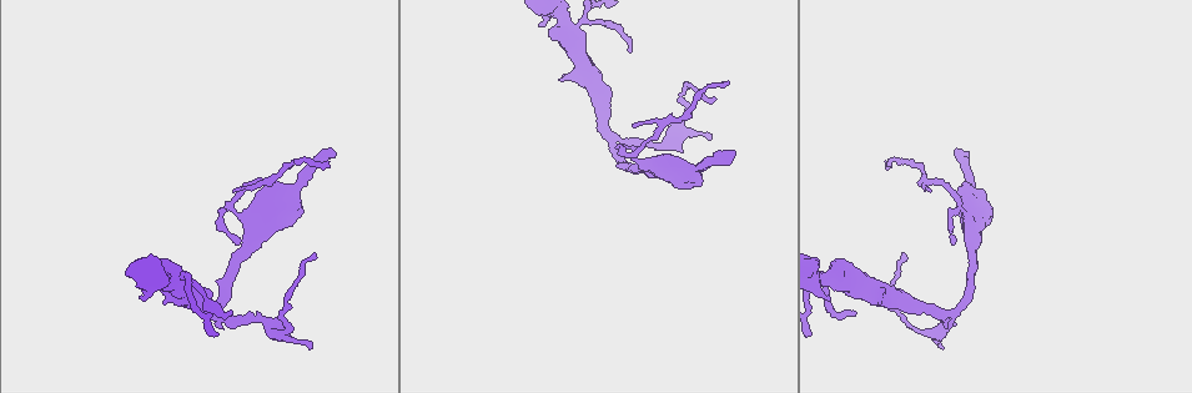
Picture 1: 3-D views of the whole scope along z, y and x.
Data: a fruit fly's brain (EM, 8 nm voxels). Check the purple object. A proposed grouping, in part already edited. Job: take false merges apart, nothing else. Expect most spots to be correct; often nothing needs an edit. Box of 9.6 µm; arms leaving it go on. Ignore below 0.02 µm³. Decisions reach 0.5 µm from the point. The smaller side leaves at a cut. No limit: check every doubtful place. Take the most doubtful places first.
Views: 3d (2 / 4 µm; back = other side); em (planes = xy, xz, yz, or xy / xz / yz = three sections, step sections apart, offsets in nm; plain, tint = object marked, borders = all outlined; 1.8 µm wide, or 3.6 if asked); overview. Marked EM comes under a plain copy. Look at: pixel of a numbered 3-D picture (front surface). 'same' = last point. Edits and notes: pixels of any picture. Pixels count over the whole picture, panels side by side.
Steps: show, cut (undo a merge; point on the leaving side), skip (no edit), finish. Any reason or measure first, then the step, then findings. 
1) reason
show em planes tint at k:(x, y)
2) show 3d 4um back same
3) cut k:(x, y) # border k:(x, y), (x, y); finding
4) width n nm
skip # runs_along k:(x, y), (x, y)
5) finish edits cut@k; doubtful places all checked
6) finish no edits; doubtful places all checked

thick turns thin
show 3d 2um at 1:(942, 315)

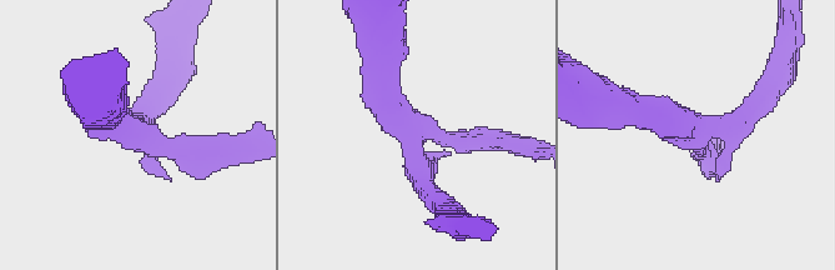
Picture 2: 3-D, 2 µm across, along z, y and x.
arms 3; arm_widths 190, 220, 360 nm; now the EM
show em xz step 4 tint at 2:(405, 127)

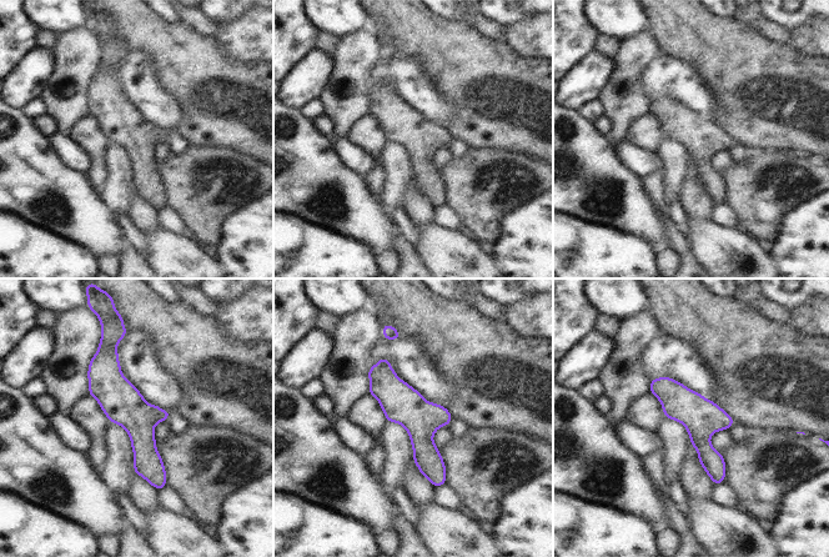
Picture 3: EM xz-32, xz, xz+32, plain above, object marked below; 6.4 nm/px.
cut it another way
show em planes borders same

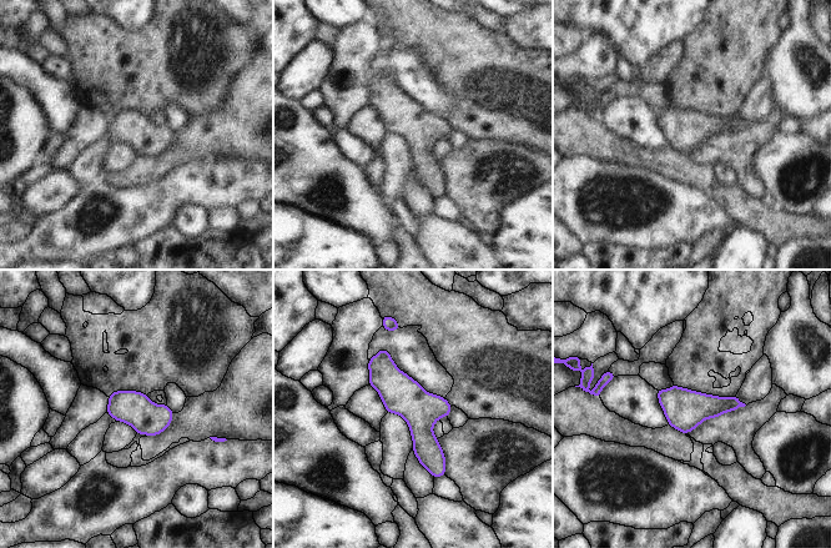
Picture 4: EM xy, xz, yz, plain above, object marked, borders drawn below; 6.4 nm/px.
skip # runs_along 4:(383, 352), (439, 473); one cell here

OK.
arms run side by side
show em 3.6um yz step 8 tint at 1:(570, 33)

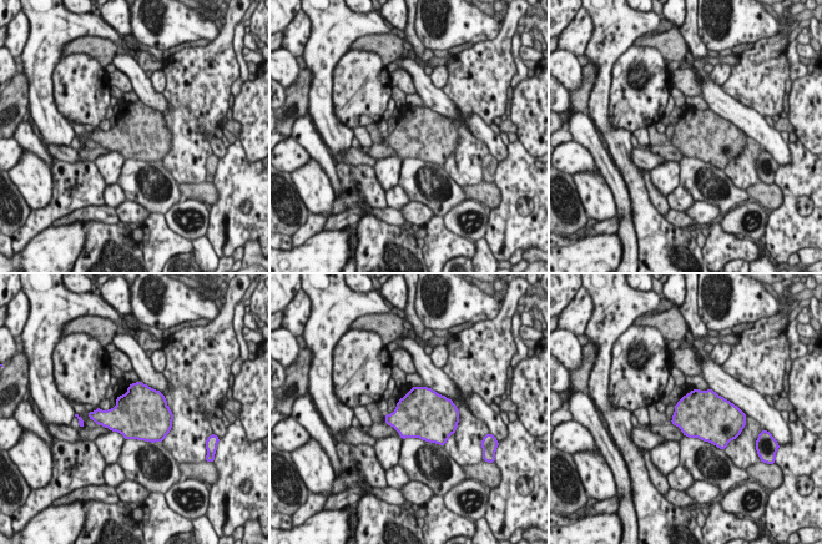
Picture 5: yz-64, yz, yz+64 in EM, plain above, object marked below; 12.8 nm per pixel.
show em 3.6um planes tint same

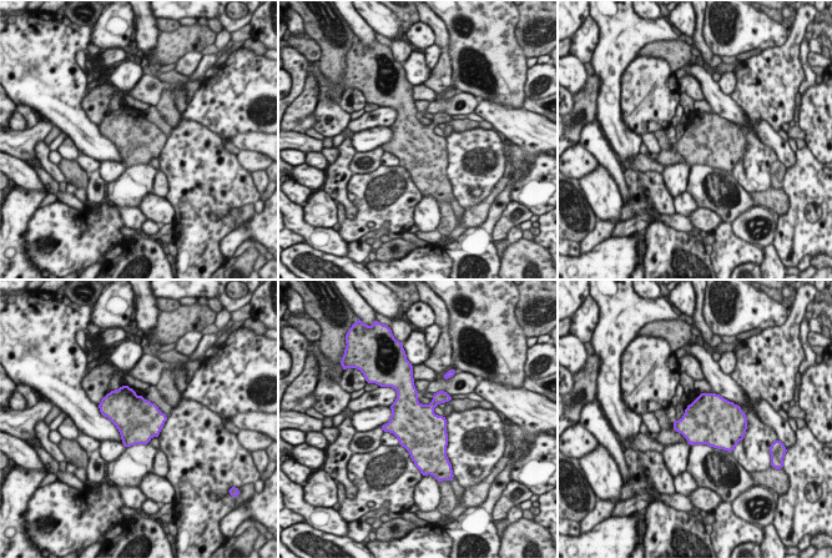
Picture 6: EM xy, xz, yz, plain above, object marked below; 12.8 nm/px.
width 550 nm
skip # all the same cell

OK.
show em xy step 4 tint at 1:(284, 330)

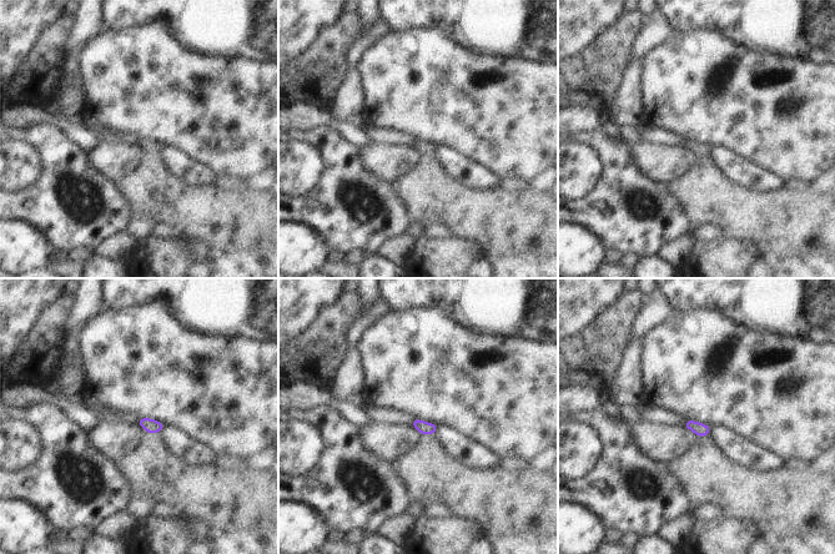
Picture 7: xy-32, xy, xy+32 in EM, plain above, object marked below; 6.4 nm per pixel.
skip # continuous, no second cell

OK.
finish no edits; doubtful places all checked

